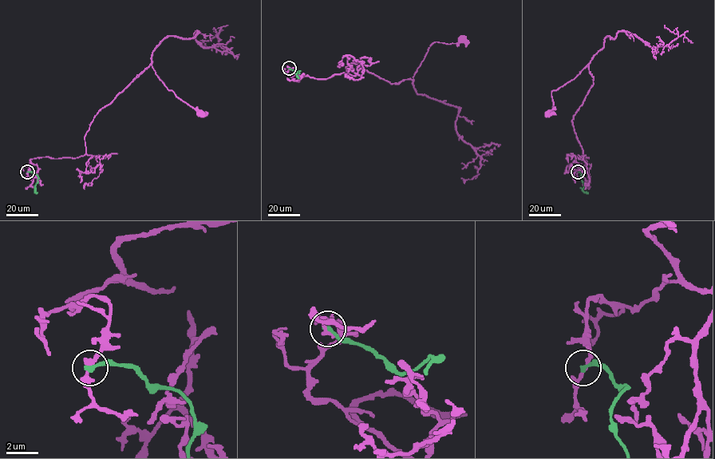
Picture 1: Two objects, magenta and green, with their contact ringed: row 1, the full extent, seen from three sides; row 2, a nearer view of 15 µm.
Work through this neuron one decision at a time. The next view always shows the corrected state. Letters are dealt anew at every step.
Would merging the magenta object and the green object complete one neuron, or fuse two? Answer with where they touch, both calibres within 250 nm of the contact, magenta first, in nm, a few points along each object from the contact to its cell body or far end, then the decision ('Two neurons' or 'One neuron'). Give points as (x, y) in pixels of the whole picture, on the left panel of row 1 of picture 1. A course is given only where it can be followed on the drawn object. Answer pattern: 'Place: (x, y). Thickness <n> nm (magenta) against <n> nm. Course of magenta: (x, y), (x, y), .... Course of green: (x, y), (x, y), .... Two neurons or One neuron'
Place: (27, 172). Thickness 240 nm (magenta) against 280 nm. Course of magenta: (27, 172), (31, 159), (84, 156), (84, 136), (94, 116), (152, 61), (167, 89), (200, 113). Course of green: (28, 172), (38, 176), (37, 193). Two neurons

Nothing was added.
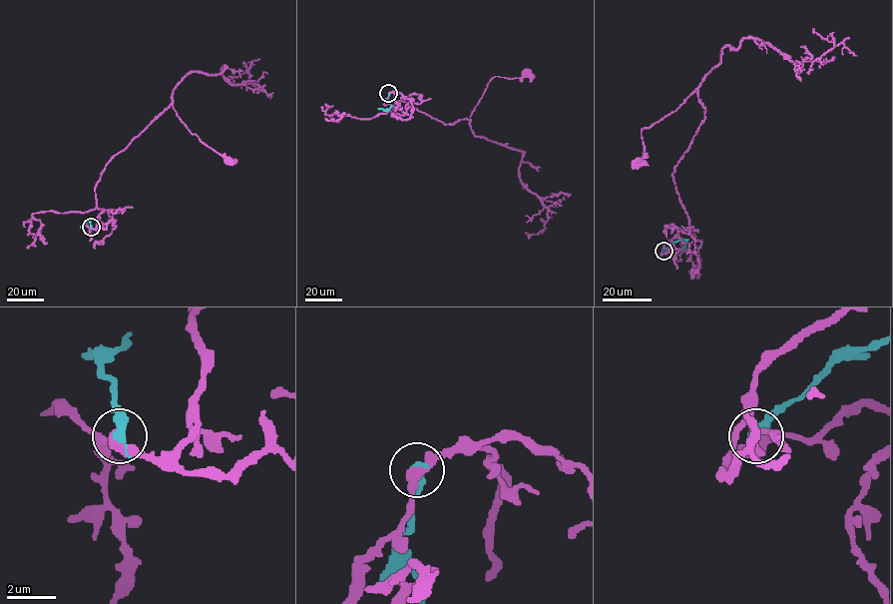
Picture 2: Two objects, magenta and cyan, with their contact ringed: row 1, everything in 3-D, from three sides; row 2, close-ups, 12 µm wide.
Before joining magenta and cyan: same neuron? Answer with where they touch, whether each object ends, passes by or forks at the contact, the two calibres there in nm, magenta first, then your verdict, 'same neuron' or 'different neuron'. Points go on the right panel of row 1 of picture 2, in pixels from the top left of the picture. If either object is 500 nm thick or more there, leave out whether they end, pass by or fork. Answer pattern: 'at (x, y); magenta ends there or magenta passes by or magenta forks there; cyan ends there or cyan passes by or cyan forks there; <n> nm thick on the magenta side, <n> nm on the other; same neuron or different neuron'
at (664, 251); magenta passes by; cyan ends there; 360 nm thick on the magenta side, 420 nm on the other; different neuron

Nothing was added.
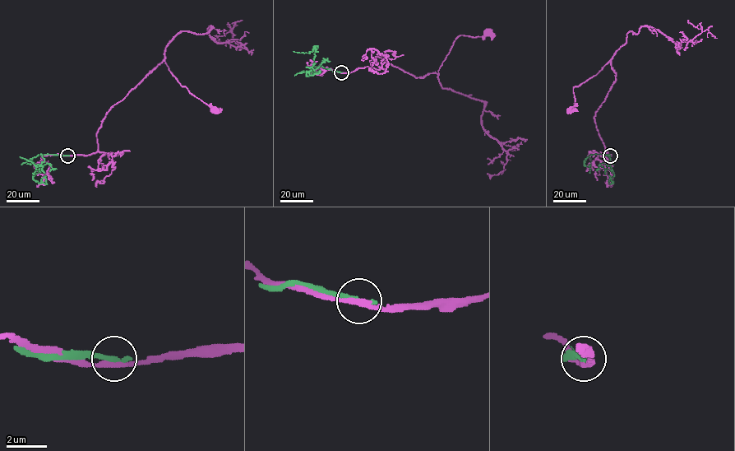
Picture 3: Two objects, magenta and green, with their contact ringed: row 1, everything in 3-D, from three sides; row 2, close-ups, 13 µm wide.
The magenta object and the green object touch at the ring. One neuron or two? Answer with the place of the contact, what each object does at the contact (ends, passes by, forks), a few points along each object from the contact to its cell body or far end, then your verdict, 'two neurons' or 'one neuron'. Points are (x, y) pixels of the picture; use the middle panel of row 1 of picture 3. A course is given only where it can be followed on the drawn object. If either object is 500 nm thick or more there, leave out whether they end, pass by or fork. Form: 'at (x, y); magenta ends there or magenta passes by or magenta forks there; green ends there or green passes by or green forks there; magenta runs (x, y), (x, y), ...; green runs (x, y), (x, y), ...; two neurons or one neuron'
at (341, 72); magenta passes by; green ends there; magenta runs (341, 72), (371, 67), (370, 61), (377, 56), (415, 77), (438, 75), (459, 35), (483, 36), (487, 32); green runs (341, 72), (320, 67), (312, 67), (305, 72), (312, 72), (307, 76), (308, 72), (312, 76), (320, 70); two neurons

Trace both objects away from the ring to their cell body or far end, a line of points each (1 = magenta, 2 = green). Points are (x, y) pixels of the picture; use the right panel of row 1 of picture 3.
1: (611, 155), (604, 153), (594, 118), (615, 81), (613, 56), (596, 74), (573, 87), (575, 101), (570, 109)
2: (611, 155), (604, 154), (610, 158), (610, 166), (614, 173), (610, 180), (613, 183), (610, 178), (608, 183)

